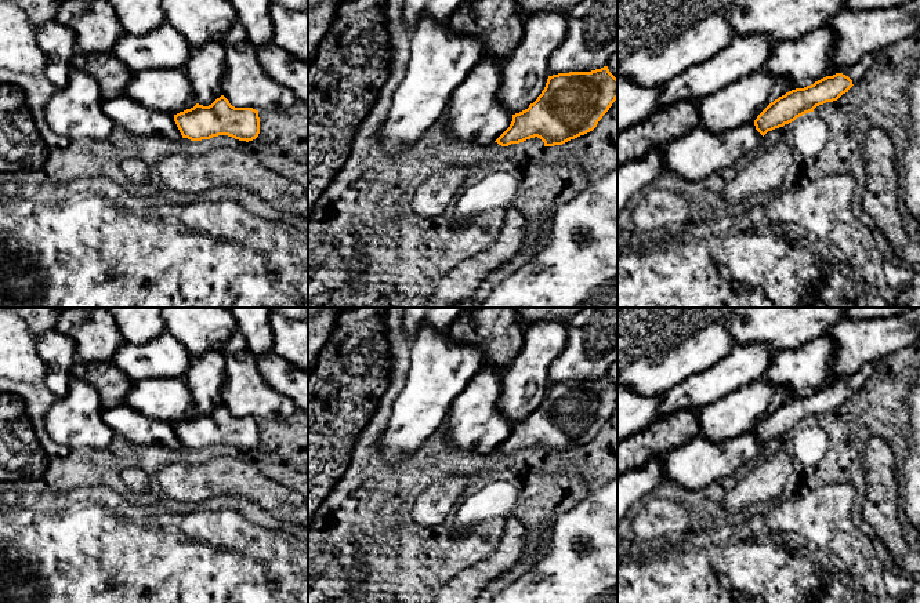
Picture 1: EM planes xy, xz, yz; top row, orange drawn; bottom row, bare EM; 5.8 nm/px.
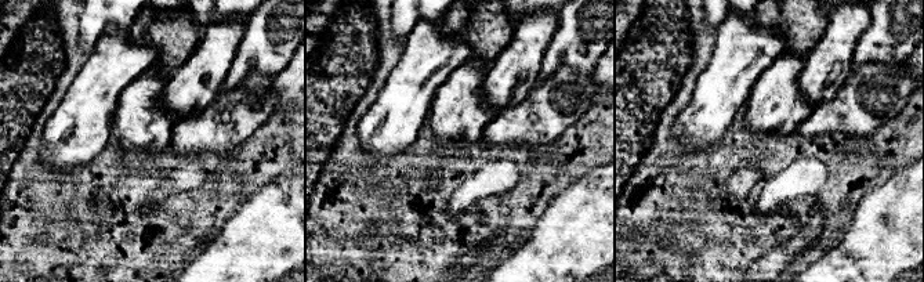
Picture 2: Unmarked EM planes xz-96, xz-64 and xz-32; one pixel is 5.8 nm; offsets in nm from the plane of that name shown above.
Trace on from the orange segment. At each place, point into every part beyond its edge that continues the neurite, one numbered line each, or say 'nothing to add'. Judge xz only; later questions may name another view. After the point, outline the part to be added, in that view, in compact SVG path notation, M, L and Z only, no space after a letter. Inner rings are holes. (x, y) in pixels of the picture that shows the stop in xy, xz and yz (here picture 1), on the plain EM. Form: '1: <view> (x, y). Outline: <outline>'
nothing to add

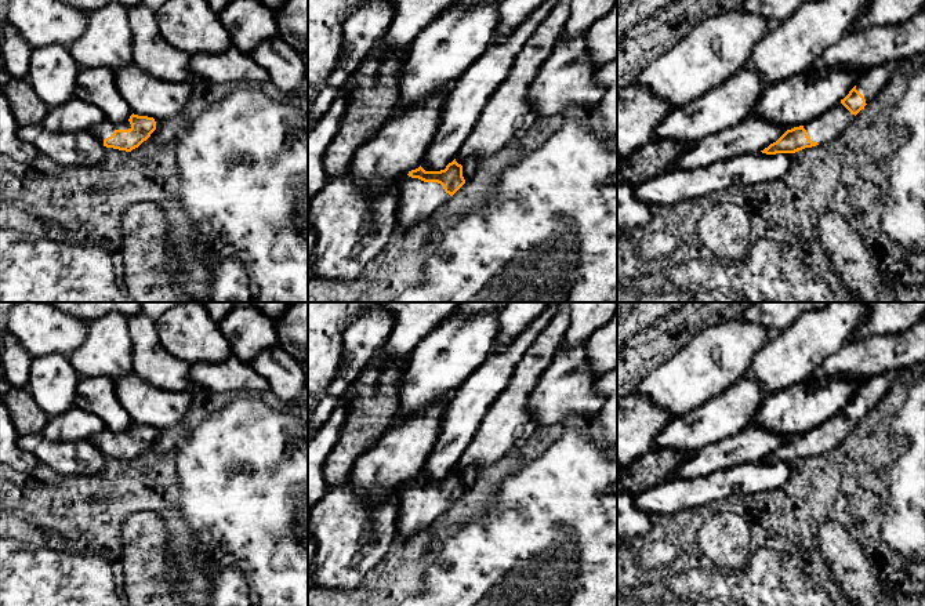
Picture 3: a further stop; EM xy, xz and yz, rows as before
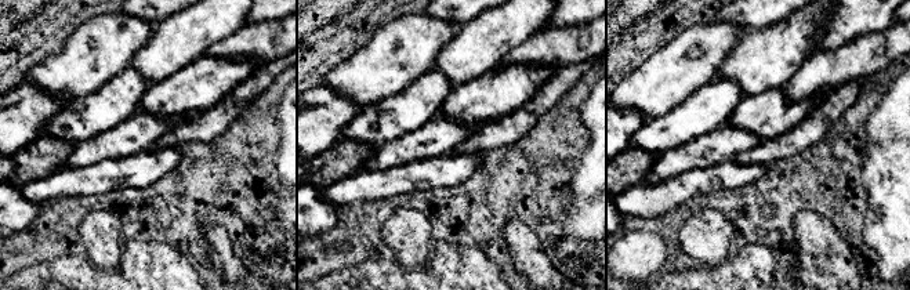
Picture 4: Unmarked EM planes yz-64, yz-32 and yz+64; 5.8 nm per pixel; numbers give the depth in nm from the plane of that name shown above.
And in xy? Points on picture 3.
1: xy (105, 438). Outline: M108 428L97 433L90 439L90 442L101 451L104 453L104 449L110 446L115 439L128 439L131 438L131 433L128 429L121 432L113 432Z

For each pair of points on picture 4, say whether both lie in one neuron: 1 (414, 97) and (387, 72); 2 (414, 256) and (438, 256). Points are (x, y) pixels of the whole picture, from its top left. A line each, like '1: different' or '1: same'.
1: different
2: different

